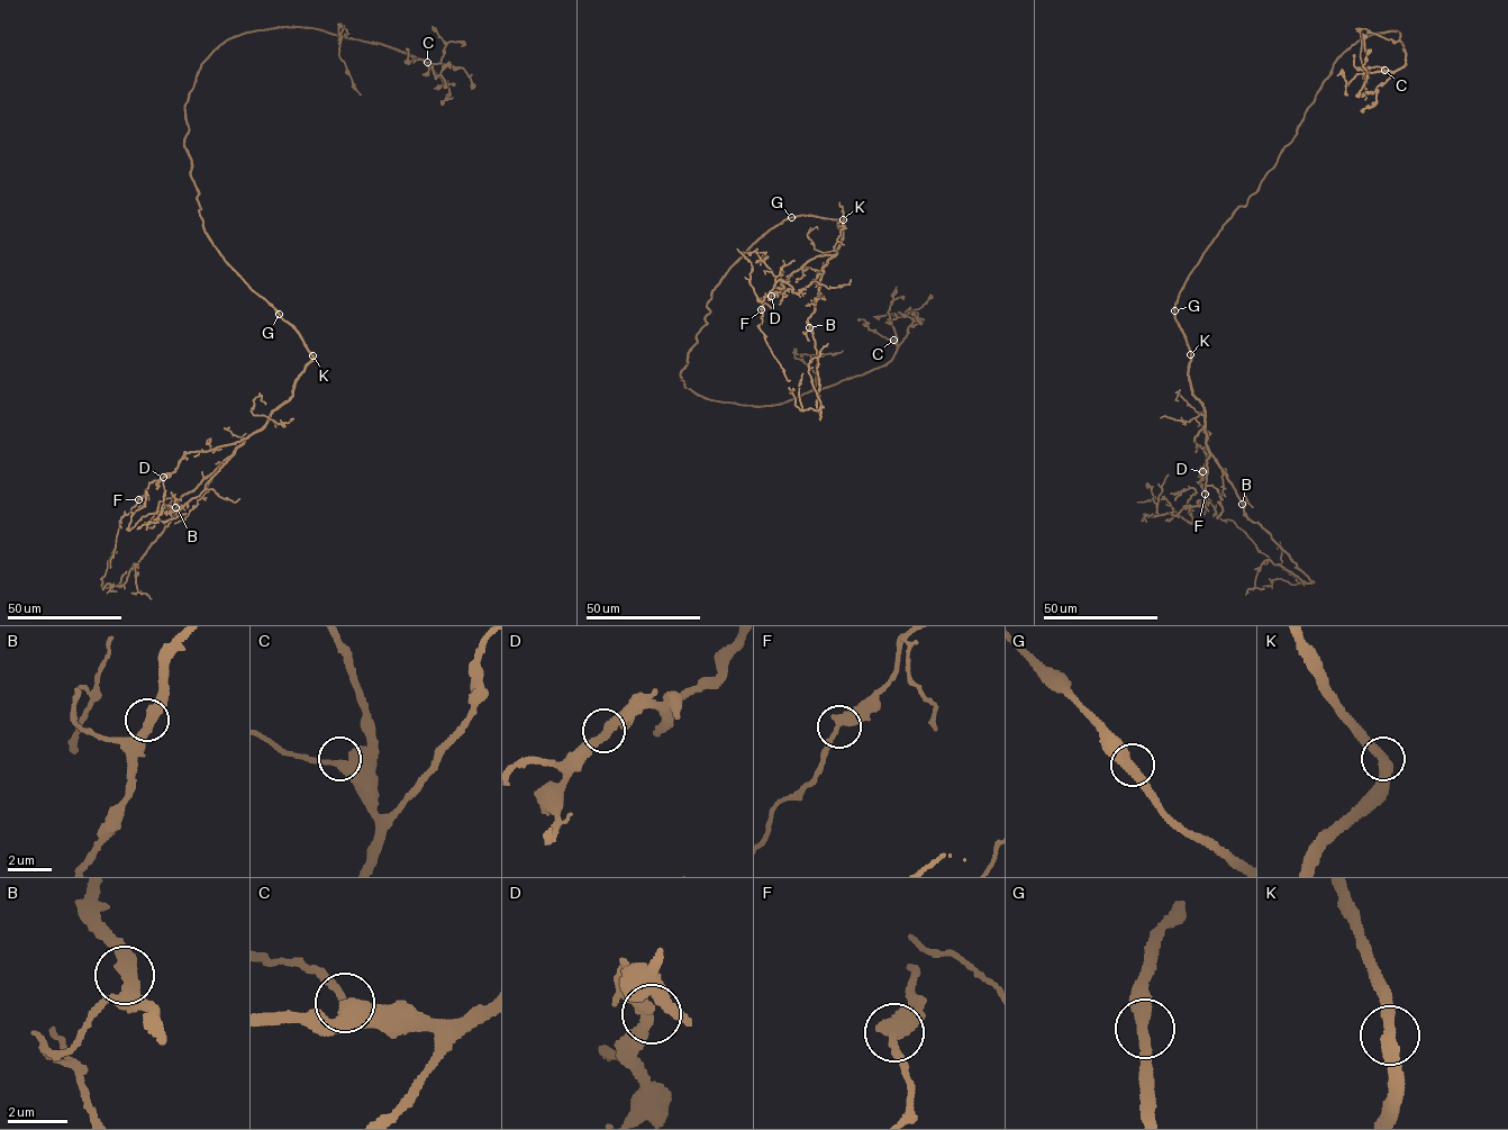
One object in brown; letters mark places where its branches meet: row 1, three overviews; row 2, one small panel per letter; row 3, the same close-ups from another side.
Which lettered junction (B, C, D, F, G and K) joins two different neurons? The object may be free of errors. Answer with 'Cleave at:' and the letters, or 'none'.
Cleave at: none

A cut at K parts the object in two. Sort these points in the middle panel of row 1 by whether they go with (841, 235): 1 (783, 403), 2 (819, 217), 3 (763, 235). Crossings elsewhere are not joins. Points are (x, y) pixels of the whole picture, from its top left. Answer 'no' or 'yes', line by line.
1: no
2: no
3: no

